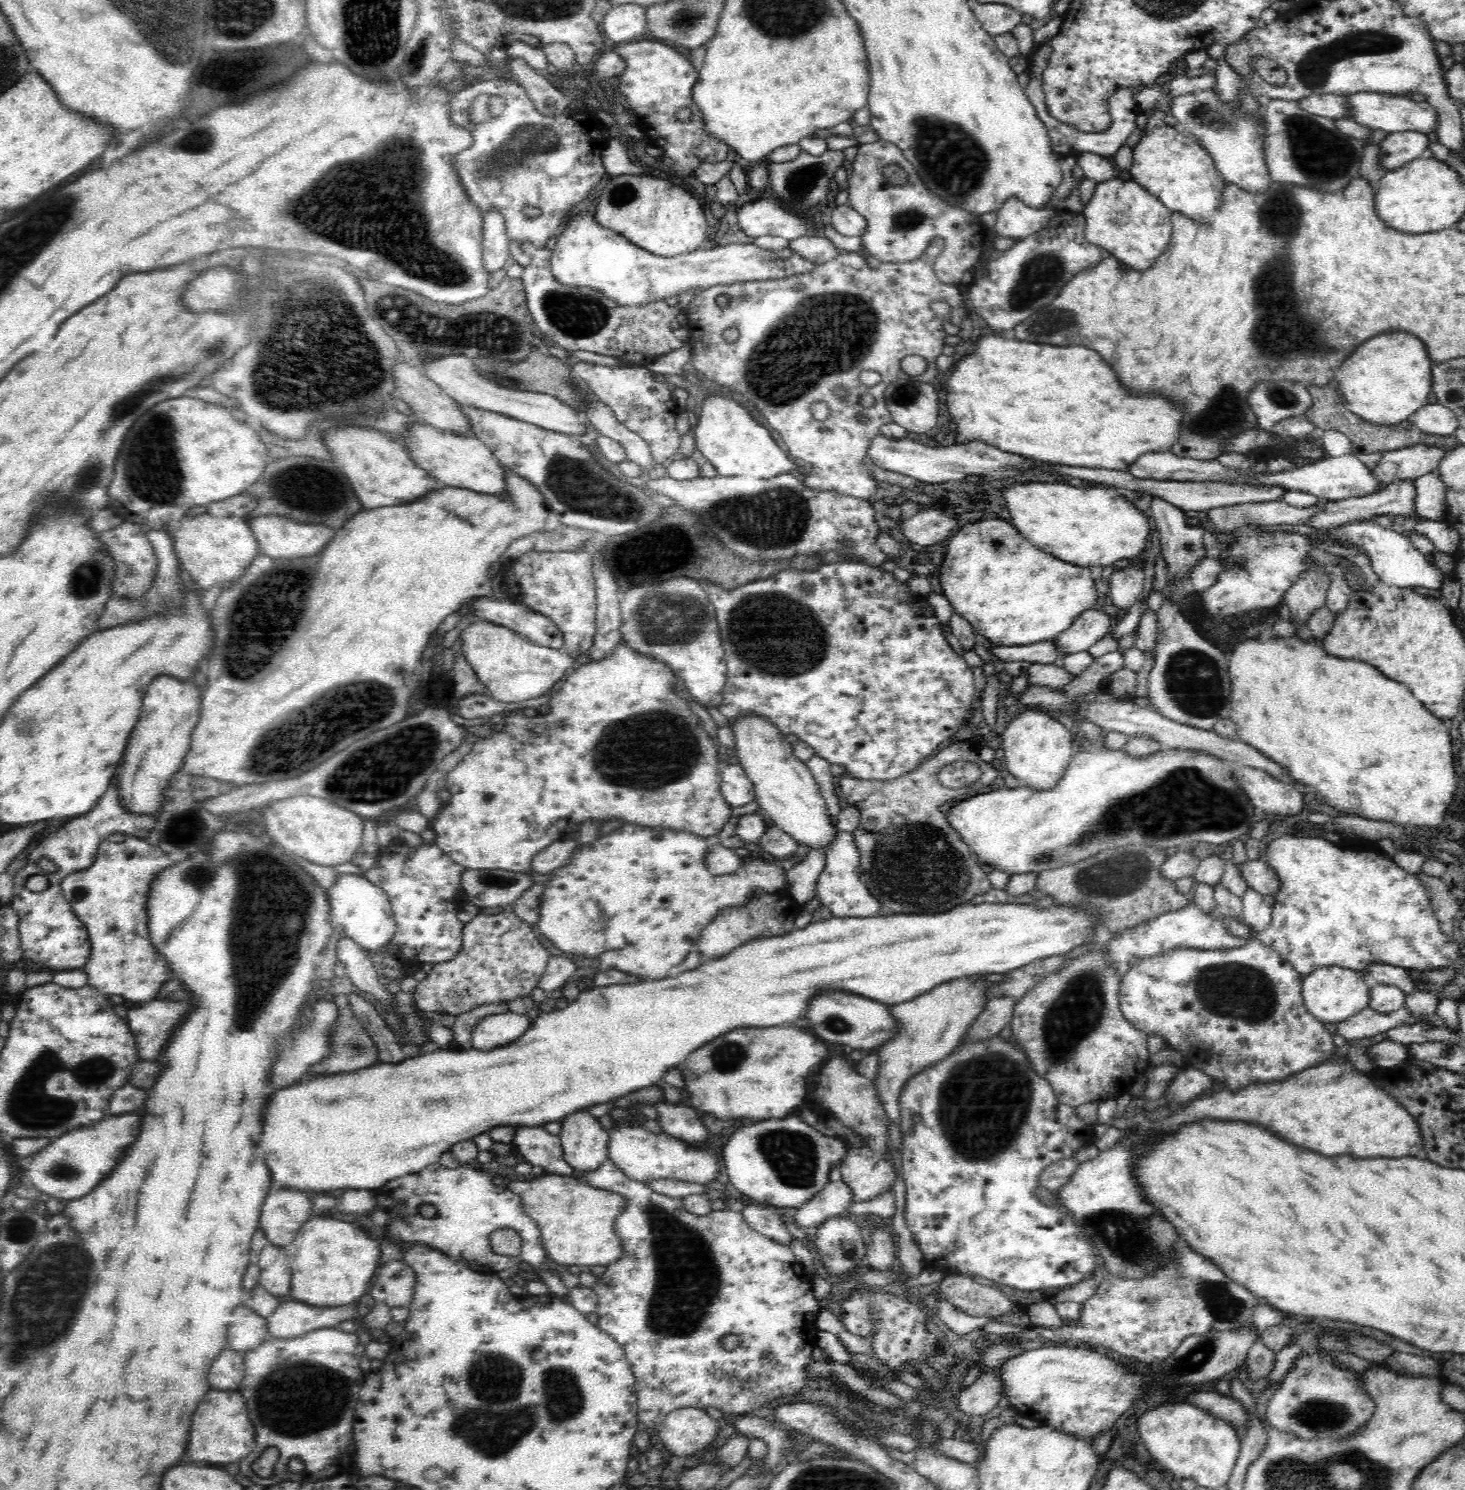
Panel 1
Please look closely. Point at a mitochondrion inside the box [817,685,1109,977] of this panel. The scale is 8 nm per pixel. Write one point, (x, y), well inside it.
(897, 857)

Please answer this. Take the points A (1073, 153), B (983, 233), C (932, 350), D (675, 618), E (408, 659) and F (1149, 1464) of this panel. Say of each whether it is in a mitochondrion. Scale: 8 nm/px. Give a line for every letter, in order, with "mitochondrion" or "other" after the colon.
A: other
B: other
C: other
D: mitochondrion
E: other
F: other

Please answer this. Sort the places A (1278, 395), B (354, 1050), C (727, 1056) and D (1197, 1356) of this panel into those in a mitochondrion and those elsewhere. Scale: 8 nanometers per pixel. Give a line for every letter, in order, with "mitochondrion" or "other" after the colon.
A: mitochondrion
B: mitochondrion
C: mitochondrion
D: mitochondrion

